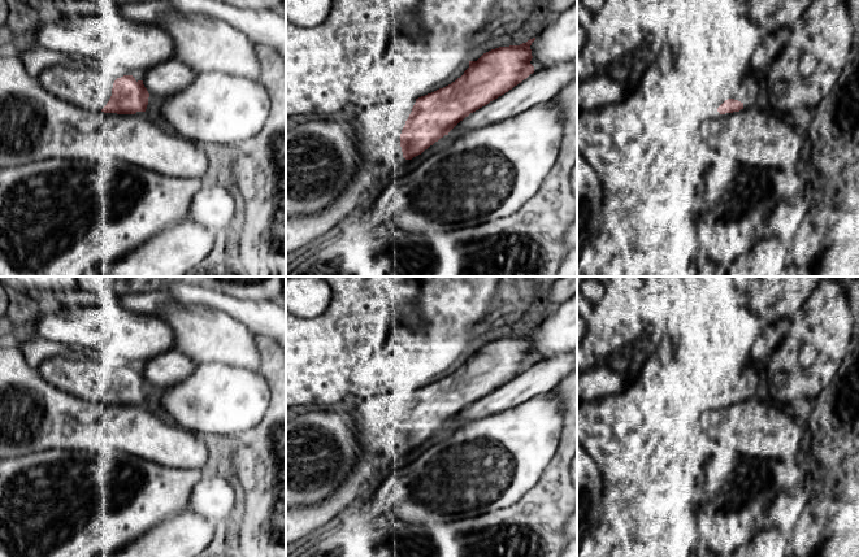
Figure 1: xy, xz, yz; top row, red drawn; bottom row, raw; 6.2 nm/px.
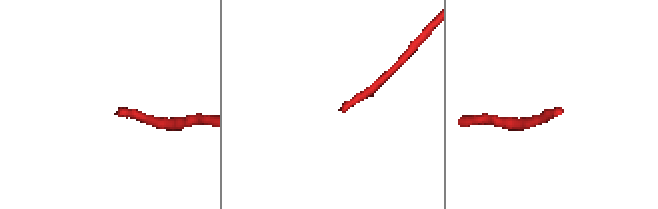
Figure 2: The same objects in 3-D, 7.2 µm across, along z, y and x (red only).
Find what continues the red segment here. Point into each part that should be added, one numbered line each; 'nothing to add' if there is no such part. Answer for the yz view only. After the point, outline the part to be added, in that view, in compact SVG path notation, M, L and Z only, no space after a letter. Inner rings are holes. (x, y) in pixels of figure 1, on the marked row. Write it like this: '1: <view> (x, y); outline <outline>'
1: yz (743, 90); outline M746 75L725 80L708 91L708 116L712 119L721 119L732 113L720 114L717 108L728 99L743 104L739 112L752 109L760 100L759 87Z

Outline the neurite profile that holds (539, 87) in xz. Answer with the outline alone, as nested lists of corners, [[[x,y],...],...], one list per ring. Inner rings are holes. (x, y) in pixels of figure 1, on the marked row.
[[[577,60],[530,74],[512,90],[470,113],[448,135],[457,136],[516,117],[533,106],[551,101],[577,75]]]

